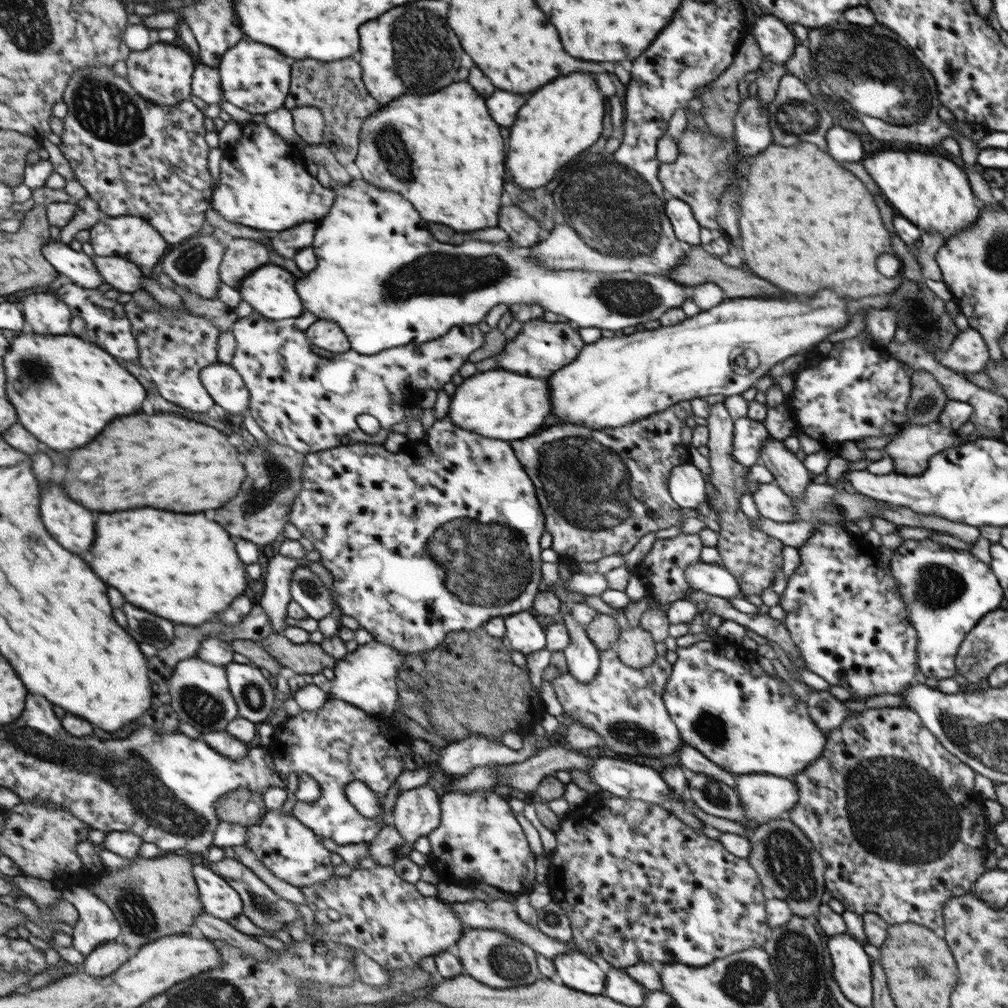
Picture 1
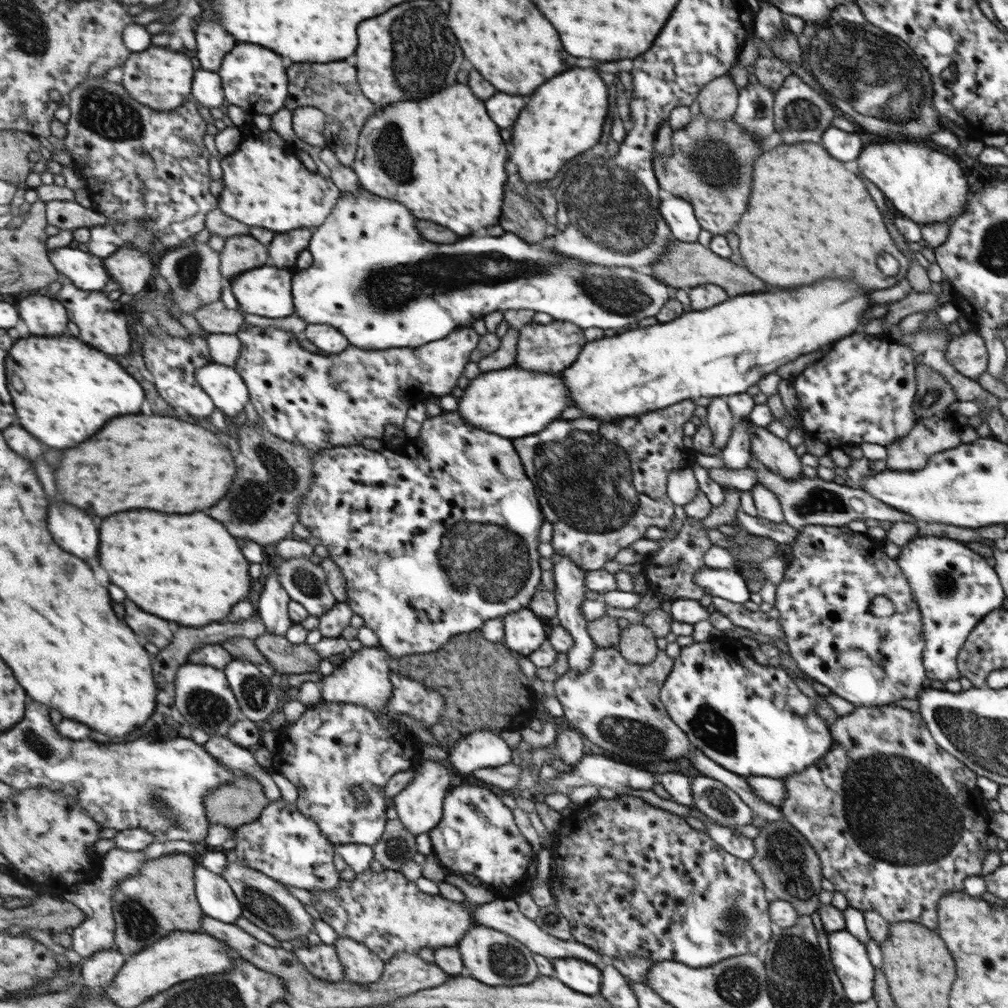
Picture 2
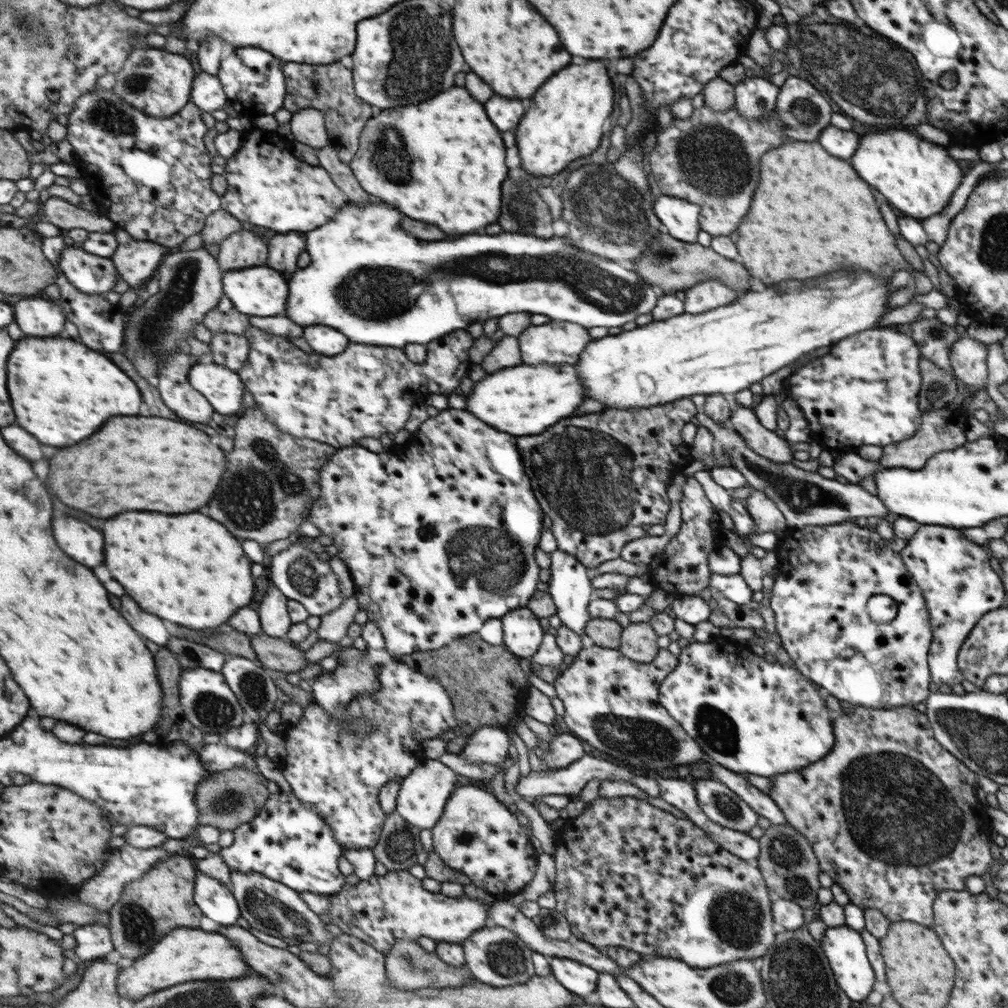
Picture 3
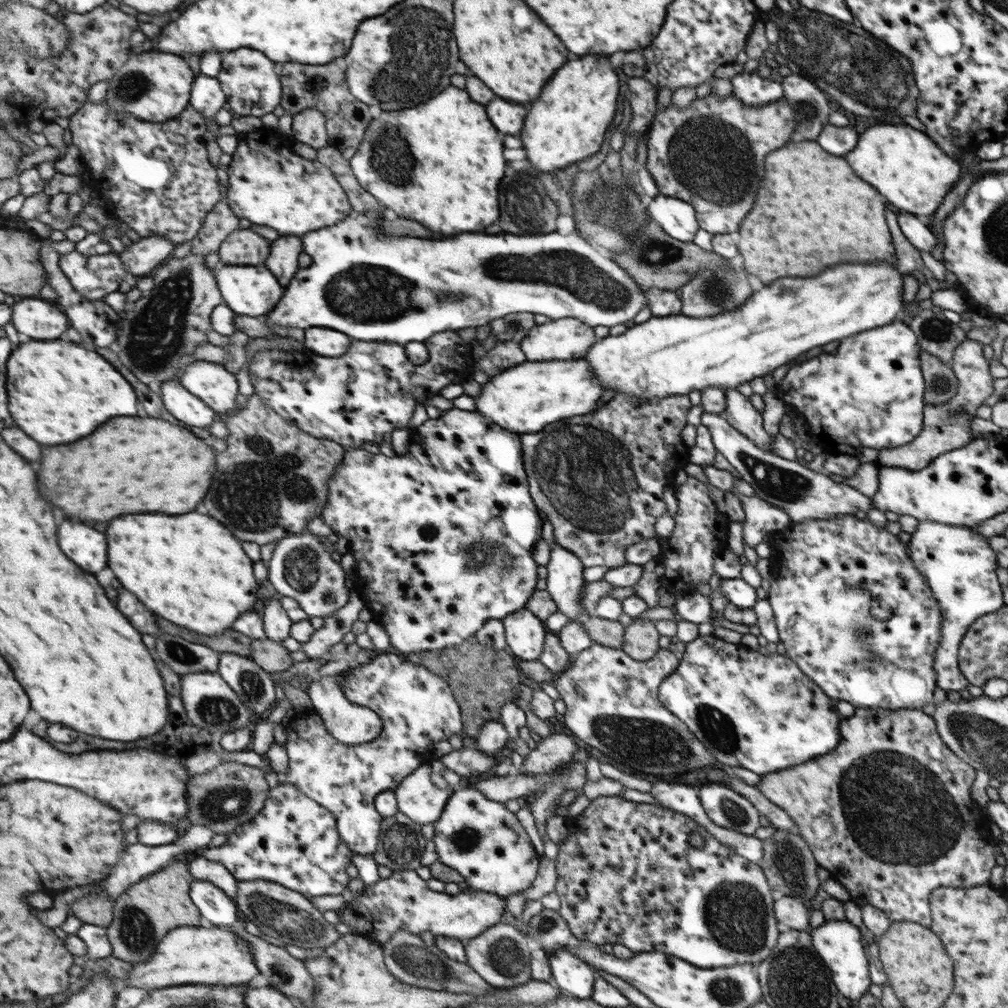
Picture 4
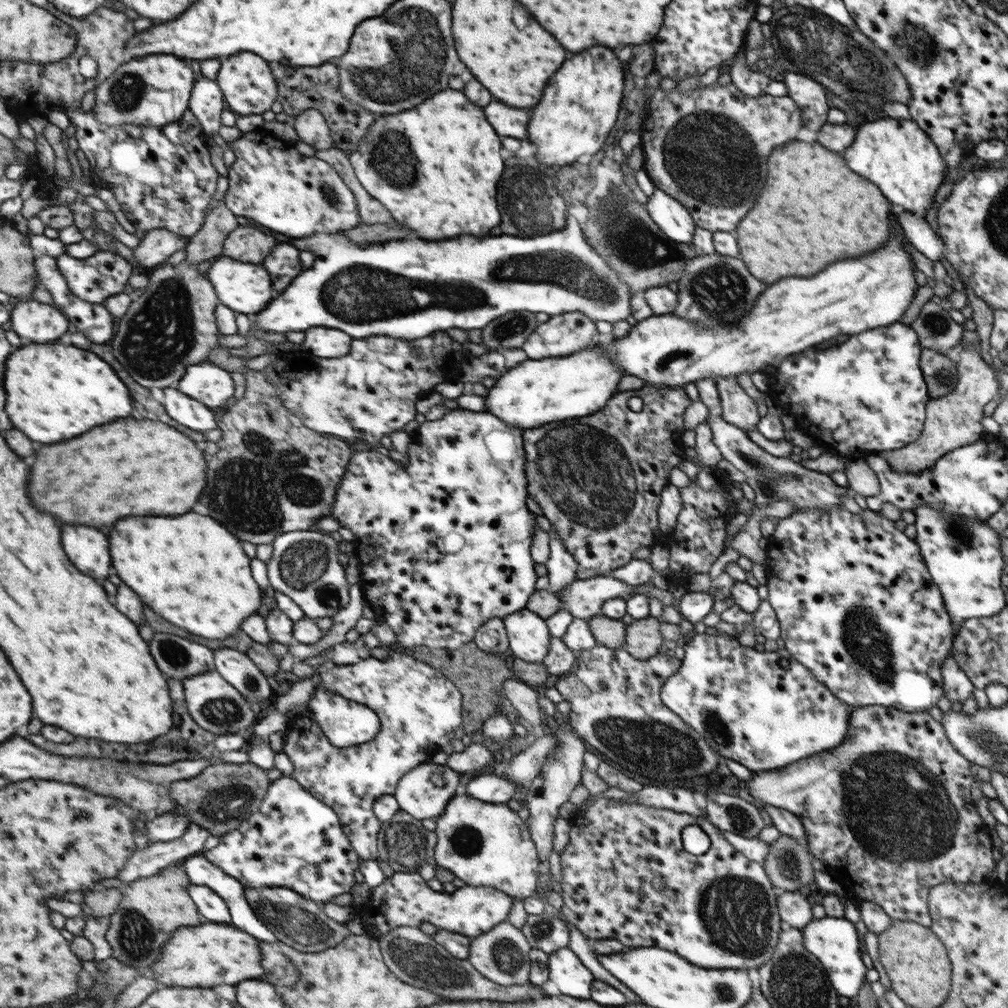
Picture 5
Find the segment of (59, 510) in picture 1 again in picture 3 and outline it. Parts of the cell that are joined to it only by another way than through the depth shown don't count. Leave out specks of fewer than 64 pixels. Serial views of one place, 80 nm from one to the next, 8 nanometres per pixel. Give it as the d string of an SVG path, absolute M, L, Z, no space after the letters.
M61 516L55 518L55 538L67 554L85 566L101 566L105 562L105 538L91 524L73 518Z

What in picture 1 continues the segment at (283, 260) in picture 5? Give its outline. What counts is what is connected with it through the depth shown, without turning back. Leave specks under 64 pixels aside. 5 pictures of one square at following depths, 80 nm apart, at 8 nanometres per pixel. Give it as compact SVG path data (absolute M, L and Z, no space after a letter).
M303 222L301 226L293 226L291 230L285 230L283 234L277 234L273 238L273 246L277 254L283 258L295 258L300 250L312 247L320 224L315 222Z

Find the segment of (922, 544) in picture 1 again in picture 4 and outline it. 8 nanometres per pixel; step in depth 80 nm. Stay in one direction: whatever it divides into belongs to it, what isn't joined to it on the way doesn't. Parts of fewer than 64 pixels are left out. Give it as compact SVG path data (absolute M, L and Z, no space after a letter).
M919 520L915 530L910 534L907 542L909 557L913 559L915 567L921 571L926 582L931 582L931 590L936 605L941 609L942 618L947 618L947 626L943 626L943 650L939 650L939 688L947 690L963 690L968 686L965 676L958 667L957 650L958 642L963 633L976 618L984 614L992 613L1003 606L1001 602L1001 590L995 576L995 556L987 544L986 535L979 534L972 527L953 526L947 523Z

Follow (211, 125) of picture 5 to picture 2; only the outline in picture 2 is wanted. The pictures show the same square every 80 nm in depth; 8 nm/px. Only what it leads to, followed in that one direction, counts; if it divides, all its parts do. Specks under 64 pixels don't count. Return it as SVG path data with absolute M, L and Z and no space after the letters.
M200 68L198 72L195 73L192 96L208 109L224 109L228 104L221 75L218 72L203 68Z

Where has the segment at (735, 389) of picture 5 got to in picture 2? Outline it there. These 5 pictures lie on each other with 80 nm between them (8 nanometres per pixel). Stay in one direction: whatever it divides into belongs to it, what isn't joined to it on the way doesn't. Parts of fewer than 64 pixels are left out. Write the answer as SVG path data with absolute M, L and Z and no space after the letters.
M748 416L739 418L746 424L751 434L750 451L767 470L779 475L785 480L795 480L803 476L801 473L801 458L786 441L780 440L765 427L757 426Z

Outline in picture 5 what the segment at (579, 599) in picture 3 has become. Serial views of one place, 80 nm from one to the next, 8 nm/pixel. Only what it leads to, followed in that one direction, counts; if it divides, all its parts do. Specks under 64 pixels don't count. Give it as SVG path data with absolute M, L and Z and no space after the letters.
M551 527L550 539L548 540L548 557L544 565L548 572L549 580L547 591L552 592L554 595L556 592L560 592L576 581L575 572L577 572L578 563L576 562L574 555L570 553L565 547L565 544L558 537L558 534L554 532Z

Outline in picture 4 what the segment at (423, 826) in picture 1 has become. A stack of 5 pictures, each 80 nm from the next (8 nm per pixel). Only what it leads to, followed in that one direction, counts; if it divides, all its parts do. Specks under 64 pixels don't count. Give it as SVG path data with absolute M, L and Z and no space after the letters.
M437 758L432 759L431 762L423 763L423 766L418 766L413 770L413 773L403 778L402 782L399 782L399 785L394 788L398 813L419 826L437 821L451 796L451 792L455 788L457 790L461 788L459 780L461 778L452 770L445 768L445 765Z

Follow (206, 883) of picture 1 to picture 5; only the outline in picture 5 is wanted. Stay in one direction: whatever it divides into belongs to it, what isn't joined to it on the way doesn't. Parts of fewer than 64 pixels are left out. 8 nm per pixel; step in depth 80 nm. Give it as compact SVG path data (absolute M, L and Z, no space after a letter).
M190 884L191 898L196 902L200 913L205 916L206 922L232 924L231 909L227 901L215 892L210 886Z

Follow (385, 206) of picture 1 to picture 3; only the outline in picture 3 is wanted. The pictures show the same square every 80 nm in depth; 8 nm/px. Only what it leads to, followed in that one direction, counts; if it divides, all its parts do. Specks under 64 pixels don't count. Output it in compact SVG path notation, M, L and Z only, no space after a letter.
M372 197L371 202L367 202L367 204L363 205L355 205L349 202L343 208L340 208L338 210L338 213L333 217L333 220L331 220L331 222L327 222L327 225L321 226L321 228L315 231L307 232L307 246L305 246L305 250L308 254L311 255L312 261L311 264L307 266L307 268L300 268L300 270L298 270L295 273L295 276L293 276L293 278L290 278L290 294L289 301L287 301L288 309L286 310L286 313L284 315L303 328L305 328L306 326L313 325L331 326L331 328L343 331L343 334L346 334L347 338L350 339L350 341L353 343L369 344L371 346L387 346L401 349L403 348L403 346L407 346L407 344L429 344L431 341L435 341L436 338L443 337L447 333L453 333L457 329L465 329L465 326L469 326L469 324L473 322L483 322L486 318L489 317L499 318L504 314L511 313L530 312L530 314L543 314L543 316L547 316L547 318L550 318L550 320L573 322L575 324L578 324L579 326L586 327L588 330L601 327L613 328L613 326L625 328L627 326L631 326L633 320L635 320L635 318L637 318L639 314L649 314L649 312L651 313L655 308L655 303L658 302L658 298L653 293L653 288L651 288L652 284L645 282L643 278L641 278L639 274L635 272L635 270L626 270L625 268L619 266L619 264L613 261L610 261L608 259L601 259L600 256L595 256L594 254L589 254L584 250L579 250L578 248L572 246L570 242L565 242L567 238L557 237L543 240L543 238L535 238L535 236L523 236L523 234L511 234L509 232L503 232L503 234L497 234L497 236L483 236L483 234L467 234L467 236L459 236L459 238L455 238L455 240L447 240L447 242L423 241L421 239L411 238L410 235L405 234L405 232L403 232L403 228L399 226L399 221L401 221L402 217L405 216L401 216L401 212L399 209L396 209L394 206L389 206L385 203L381 203Z

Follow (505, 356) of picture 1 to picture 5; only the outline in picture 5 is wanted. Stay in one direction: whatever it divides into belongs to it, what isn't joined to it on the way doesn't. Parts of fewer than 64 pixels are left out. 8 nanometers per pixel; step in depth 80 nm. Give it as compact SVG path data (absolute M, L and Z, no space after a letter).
M574 311L556 314L538 323L520 349L527 359L539 360L568 356L596 344L600 339L595 323Z

